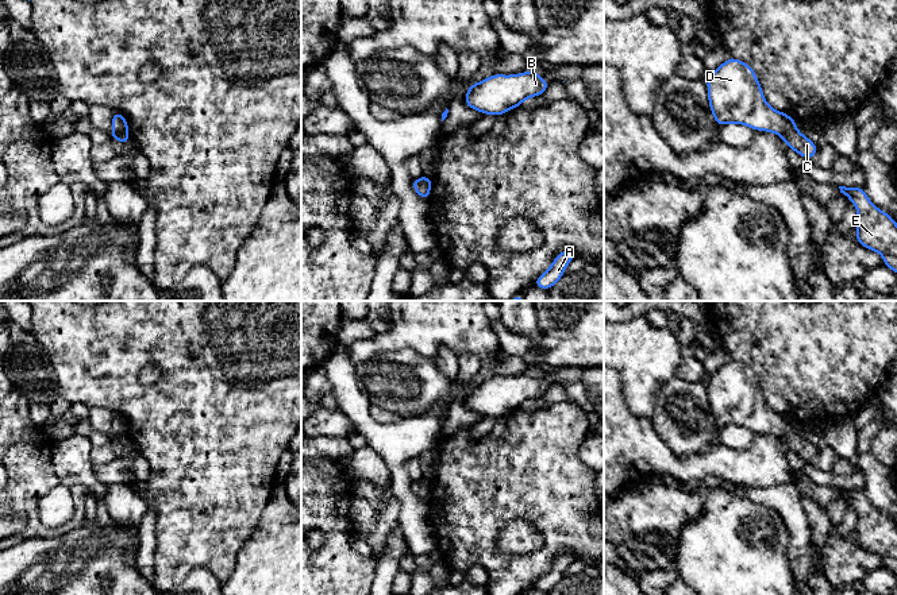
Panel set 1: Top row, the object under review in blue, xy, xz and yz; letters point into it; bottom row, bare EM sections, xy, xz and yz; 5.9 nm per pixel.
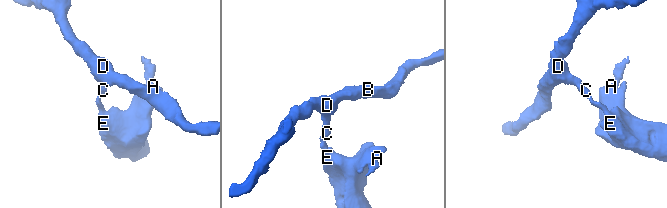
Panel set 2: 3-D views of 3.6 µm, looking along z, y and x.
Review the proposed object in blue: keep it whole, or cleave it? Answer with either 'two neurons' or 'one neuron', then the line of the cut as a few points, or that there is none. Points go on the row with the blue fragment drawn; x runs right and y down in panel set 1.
two neurons; cut in xy along (112, 131), (118, 134), (127, 132)

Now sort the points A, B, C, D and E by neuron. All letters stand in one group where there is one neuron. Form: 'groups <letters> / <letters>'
groups A C E / B D

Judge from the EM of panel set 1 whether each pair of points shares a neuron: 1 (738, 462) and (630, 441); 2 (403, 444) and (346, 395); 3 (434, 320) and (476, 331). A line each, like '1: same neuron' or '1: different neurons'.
1: same neuron
2: same neuron
3: same neuron

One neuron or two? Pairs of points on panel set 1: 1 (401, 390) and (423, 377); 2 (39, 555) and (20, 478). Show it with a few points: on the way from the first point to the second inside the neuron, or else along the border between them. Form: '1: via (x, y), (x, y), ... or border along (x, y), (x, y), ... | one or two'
1: via (407, 385), (418, 377) | one
2: border along (66, 530), (54, 537), (27, 537), (14, 543) | two

